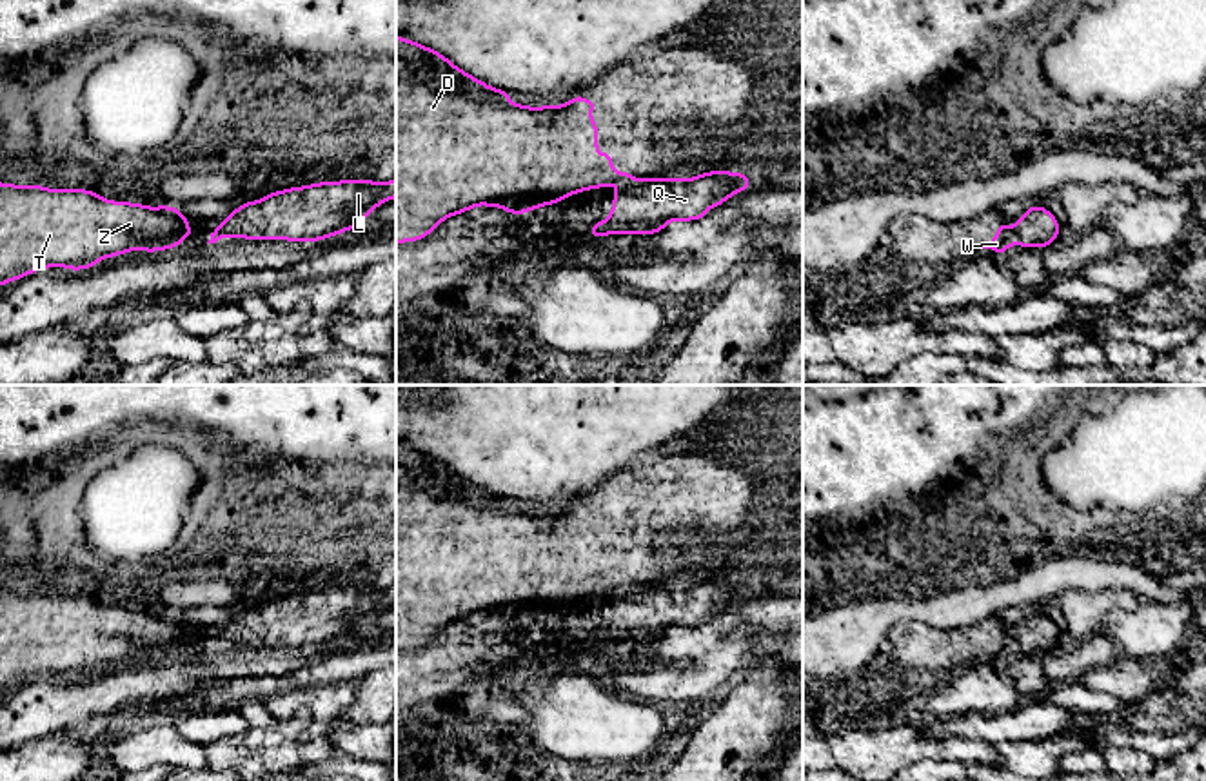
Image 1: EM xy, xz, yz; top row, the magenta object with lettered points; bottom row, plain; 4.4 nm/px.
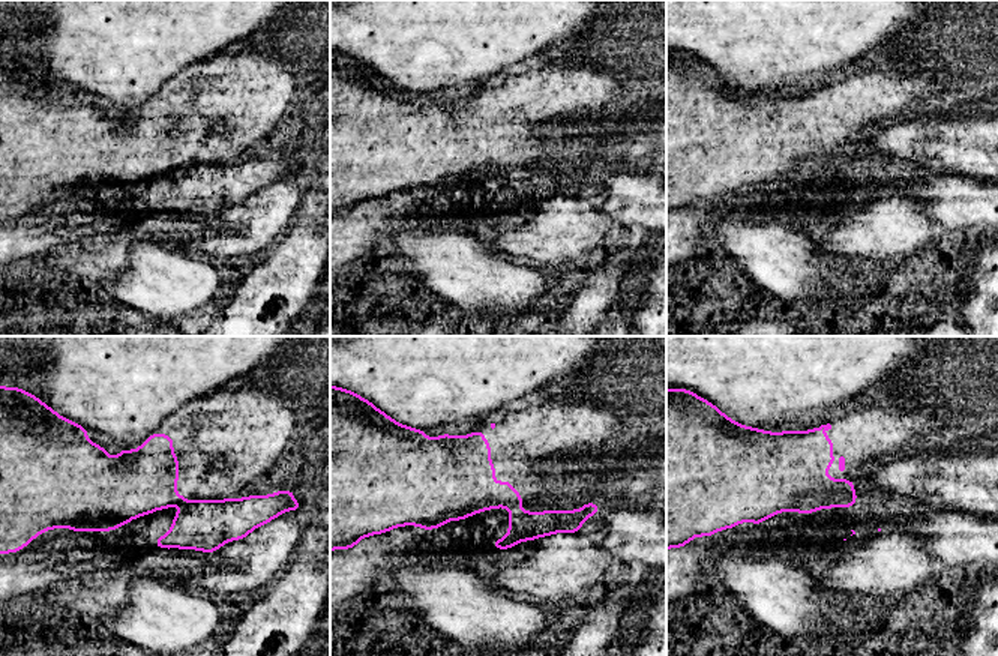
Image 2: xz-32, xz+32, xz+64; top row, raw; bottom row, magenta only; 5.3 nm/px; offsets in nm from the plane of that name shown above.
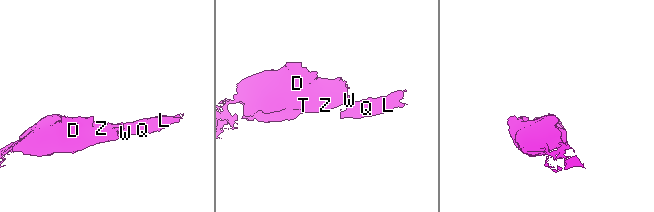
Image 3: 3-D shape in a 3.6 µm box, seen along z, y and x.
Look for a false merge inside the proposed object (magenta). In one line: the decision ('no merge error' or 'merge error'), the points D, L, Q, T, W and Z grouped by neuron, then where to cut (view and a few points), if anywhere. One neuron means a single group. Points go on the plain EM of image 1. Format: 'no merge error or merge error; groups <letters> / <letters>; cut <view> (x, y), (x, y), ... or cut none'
merge error; groups D T W Z / L Q; cut xz (634, 587), (620, 594)

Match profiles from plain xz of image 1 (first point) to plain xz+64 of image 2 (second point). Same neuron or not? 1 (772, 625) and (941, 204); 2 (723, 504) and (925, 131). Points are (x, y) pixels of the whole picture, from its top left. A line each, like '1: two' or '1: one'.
1: one
2: two

